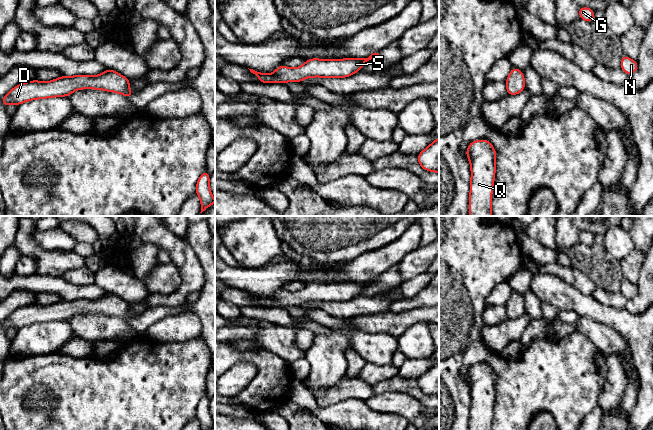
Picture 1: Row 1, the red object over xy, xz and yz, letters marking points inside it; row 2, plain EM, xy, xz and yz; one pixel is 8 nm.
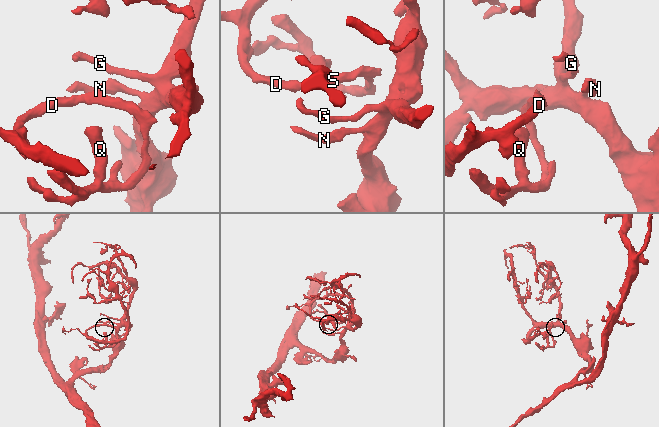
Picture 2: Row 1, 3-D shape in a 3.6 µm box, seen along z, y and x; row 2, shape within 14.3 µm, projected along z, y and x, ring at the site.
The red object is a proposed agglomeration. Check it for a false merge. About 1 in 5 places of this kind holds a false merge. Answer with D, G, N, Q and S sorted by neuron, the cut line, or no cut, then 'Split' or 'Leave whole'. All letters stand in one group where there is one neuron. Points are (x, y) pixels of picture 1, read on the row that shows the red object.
Groups: D G N Q S. No split. Leave whole

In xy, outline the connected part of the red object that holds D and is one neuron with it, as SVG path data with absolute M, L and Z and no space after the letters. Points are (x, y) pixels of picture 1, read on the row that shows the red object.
M107 69L96 75L61 76L55 80L41 82L37 80L21 83L10 90L2 99L2 105L13 103L20 105L34 99L51 97L69 97L78 89L99 89L109 92L121 93L130 98L134 93L129 89L130 79L120 75L115 70Z

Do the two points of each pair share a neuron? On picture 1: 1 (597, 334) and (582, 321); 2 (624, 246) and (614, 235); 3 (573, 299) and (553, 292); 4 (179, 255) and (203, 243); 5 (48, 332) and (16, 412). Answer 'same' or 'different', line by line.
1: same
2: same
3: same
4: different
5: different

